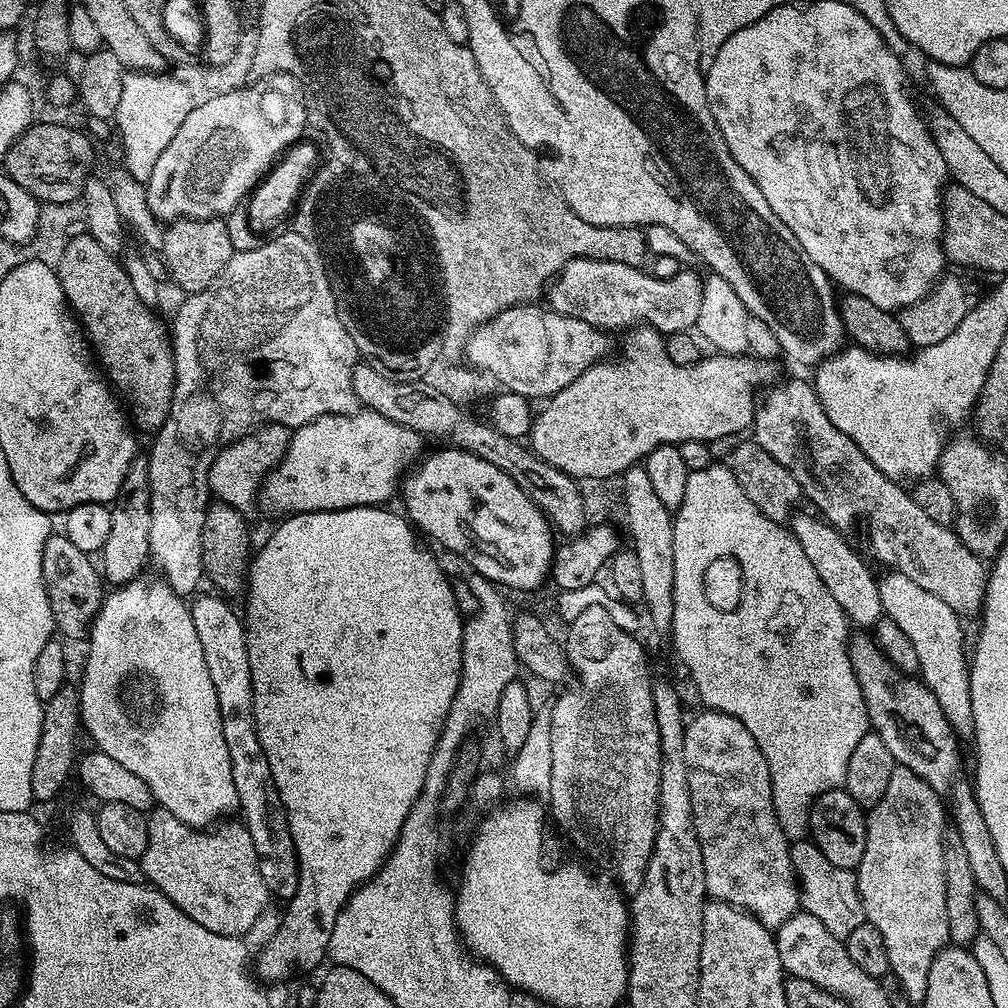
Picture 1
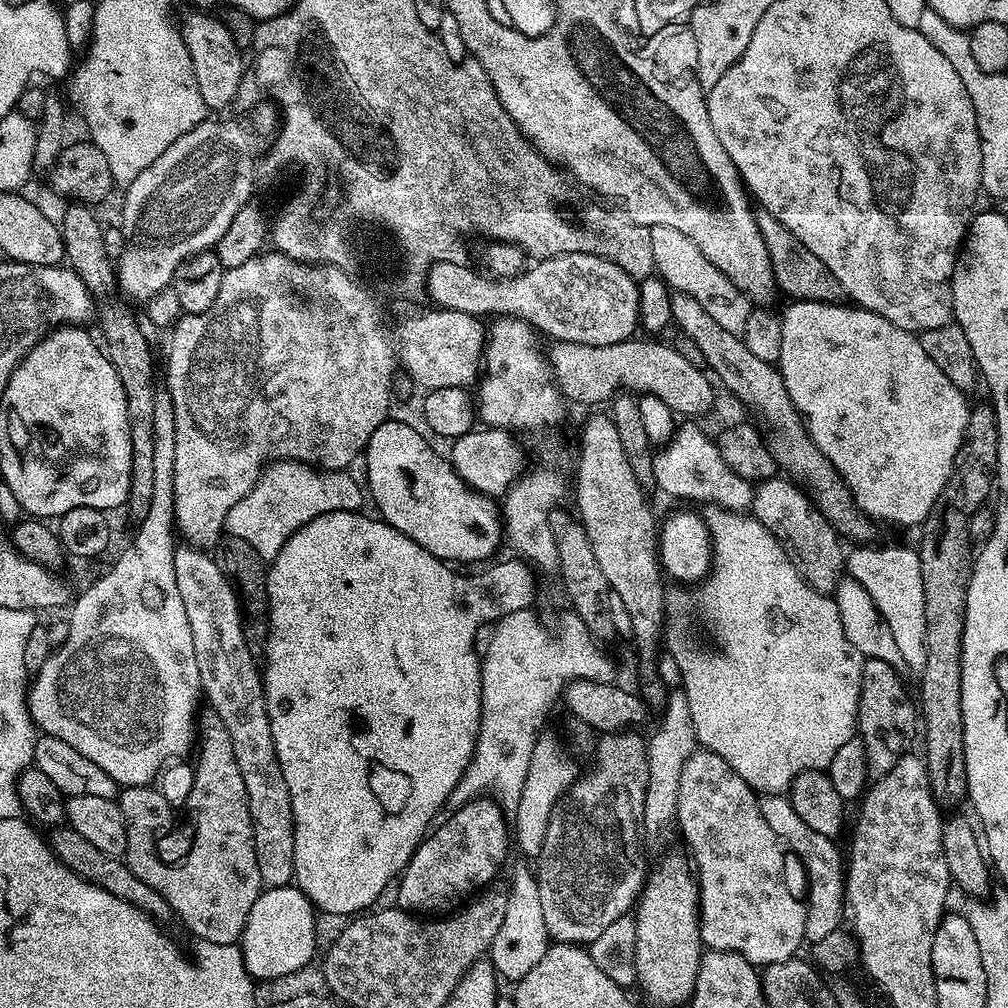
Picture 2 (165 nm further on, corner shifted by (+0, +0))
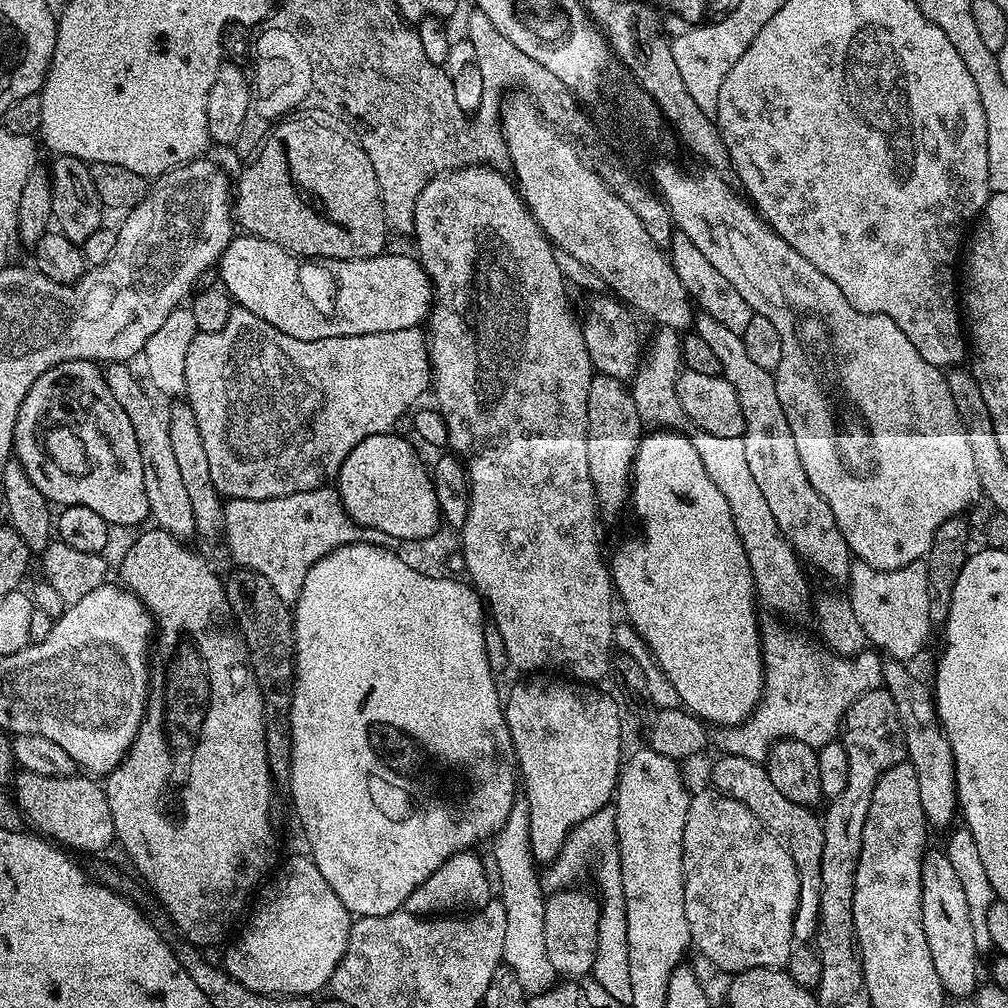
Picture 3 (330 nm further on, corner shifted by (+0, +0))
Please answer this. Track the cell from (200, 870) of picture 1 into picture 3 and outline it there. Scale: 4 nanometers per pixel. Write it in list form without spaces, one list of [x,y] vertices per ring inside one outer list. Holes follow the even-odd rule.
[[[152,526],[128,548],[124,561],[120,564],[119,583],[133,592],[144,607],[148,609],[156,625],[154,628],[154,651],[150,656],[150,683],[148,685],[148,703],[144,706],[144,721],[140,723],[138,734],[124,755],[124,761],[108,773],[102,787],[106,802],[110,802],[110,818],[114,818],[114,830],[118,844],[124,847],[126,855],[132,859],[134,867],[149,886],[156,891],[158,899],[164,903],[170,919],[176,923],[187,943],[197,946],[216,944],[228,932],[228,927],[236,920],[236,915],[244,908],[248,895],[256,883],[265,879],[264,871],[273,867],[272,859],[276,856],[276,832],[272,829],[272,792],[274,781],[268,765],[266,754],[266,734],[264,733],[264,703],[258,682],[254,678],[252,665],[248,663],[248,651],[244,637],[232,618],[232,607],[226,598],[225,581],[216,577],[216,572],[200,556],[195,556],[185,541],[170,535],[166,530]],[[176,804],[180,812],[175,812]],[[272,864],[272,865],[271,865]],[[264,876],[264,877],[263,877]],[[261,879],[261,880],[260,880]],[[260,880],[260,881],[259,881]]]

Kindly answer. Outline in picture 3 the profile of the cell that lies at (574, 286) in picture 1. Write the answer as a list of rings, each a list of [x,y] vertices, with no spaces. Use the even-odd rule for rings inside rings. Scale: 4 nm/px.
[[[251,234],[233,235],[232,241],[226,246],[226,250],[218,261],[219,283],[225,292],[232,297],[239,307],[250,310],[250,314],[258,314],[266,322],[270,322],[282,334],[290,334],[290,338],[302,338],[303,340],[321,340],[322,338],[346,338],[347,336],[361,336],[362,334],[382,334],[390,330],[406,330],[423,325],[427,321],[428,313],[432,311],[434,303],[434,289],[432,279],[426,274],[426,270],[420,264],[415,255],[403,256],[400,252],[385,250],[379,256],[370,258],[354,258],[353,260],[326,260],[323,258],[301,258],[291,252],[287,252],[282,246],[278,246],[269,240],[262,240],[259,236]]]

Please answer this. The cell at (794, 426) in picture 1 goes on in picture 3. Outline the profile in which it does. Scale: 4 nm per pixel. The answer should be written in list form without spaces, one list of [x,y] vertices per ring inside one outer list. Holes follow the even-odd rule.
[[[527,94],[511,96],[503,101],[500,128],[504,131],[504,141],[508,147],[511,175],[540,229],[559,251],[574,254],[574,258],[578,258],[578,262],[582,262],[591,275],[593,272],[608,287],[605,289],[611,295],[629,309],[649,316],[653,325],[677,330],[691,329],[694,324],[694,305],[688,292],[682,286],[665,249],[659,248],[654,238],[650,238],[646,226],[642,226],[642,219],[636,215],[633,205],[623,195],[606,186],[591,163],[585,157],[584,160],[580,157],[581,149],[576,149],[567,140],[567,135],[561,134],[555,127],[547,128],[549,125],[542,119],[533,97]]]

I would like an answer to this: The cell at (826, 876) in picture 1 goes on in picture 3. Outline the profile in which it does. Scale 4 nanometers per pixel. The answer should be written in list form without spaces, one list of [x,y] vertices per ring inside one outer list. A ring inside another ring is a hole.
[[[727,754],[717,755],[713,762],[710,784],[715,791],[724,792],[738,802],[742,802],[742,806],[749,808],[774,835],[780,837],[790,858],[794,858],[800,889],[798,890],[798,906],[794,914],[792,939],[796,942],[811,941],[816,935],[816,927],[820,921],[822,838],[824,837],[824,825],[821,817],[817,813],[815,816],[812,813],[815,811],[811,807],[798,802],[790,802],[790,798],[786,798],[786,794],[781,794],[775,788],[774,782],[770,782],[767,767],[759,760]]]

